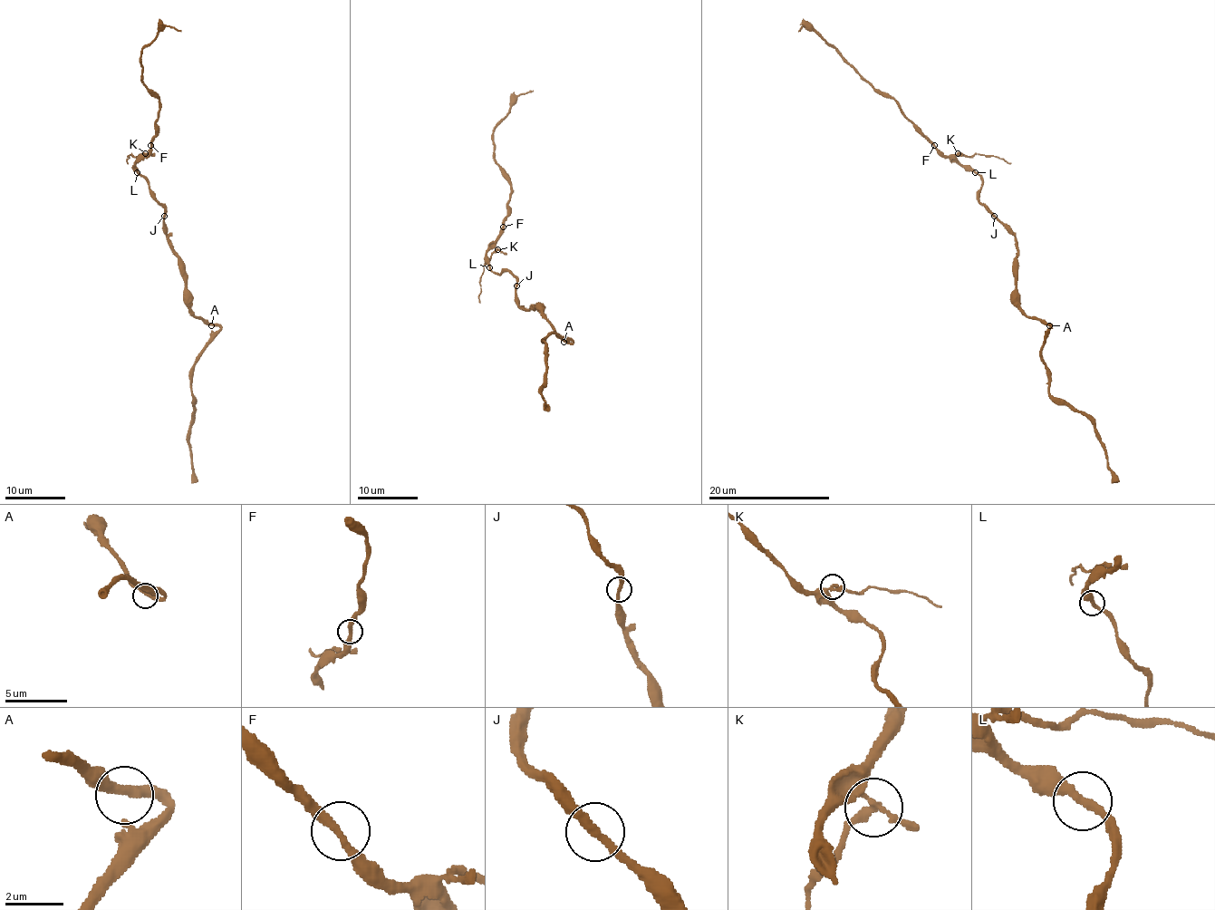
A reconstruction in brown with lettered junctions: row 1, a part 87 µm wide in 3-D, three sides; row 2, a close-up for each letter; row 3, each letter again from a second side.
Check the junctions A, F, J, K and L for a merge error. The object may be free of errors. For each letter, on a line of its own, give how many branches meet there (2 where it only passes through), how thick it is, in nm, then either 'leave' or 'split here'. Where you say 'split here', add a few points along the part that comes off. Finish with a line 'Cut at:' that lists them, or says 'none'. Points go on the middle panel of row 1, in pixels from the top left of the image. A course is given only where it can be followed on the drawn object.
A: 2 branches meet; 320 nm thick; leave
F: 2 branches meet; 300 nm thick; leave
J: 2 branches meet; 280 nm thick; leave
K: 3 branches meet; 220 nm thick; split here; foreign part runs (496, 249), (483, 267), (480, 302)
L: 2 branches meet; 300 nm thick; leave
Cut at: K

